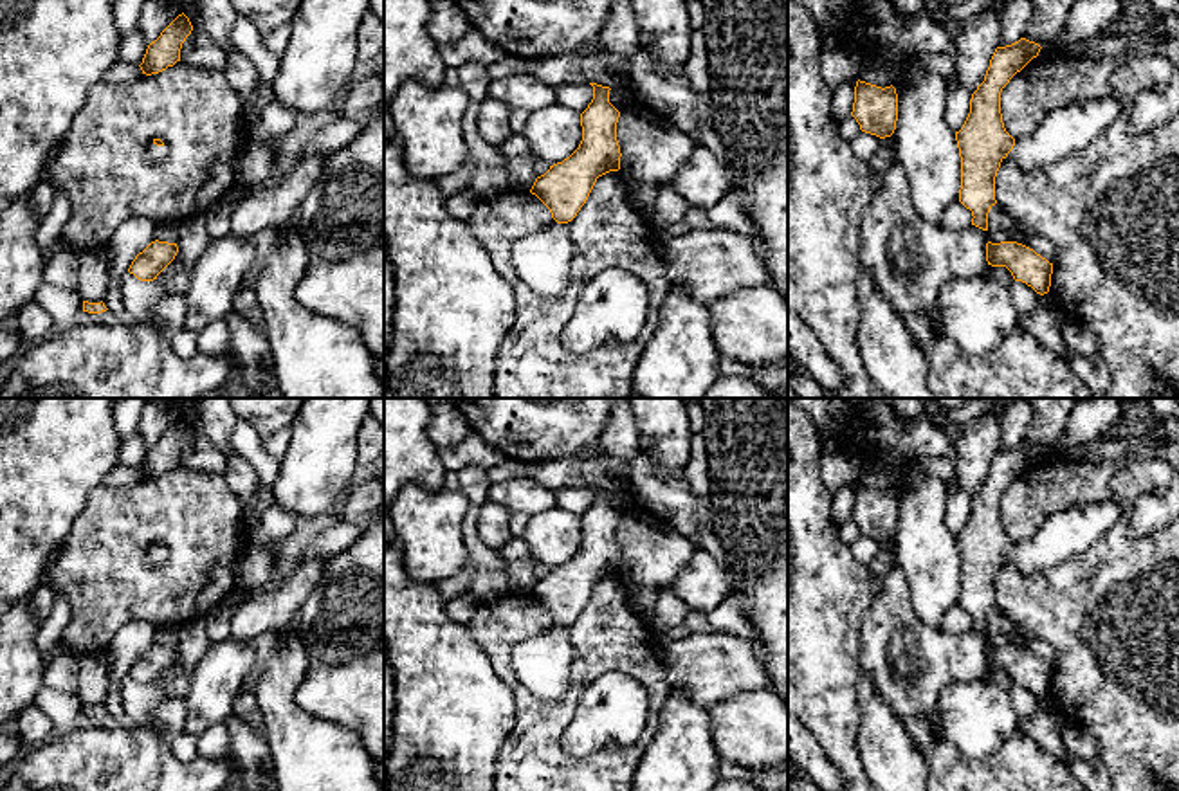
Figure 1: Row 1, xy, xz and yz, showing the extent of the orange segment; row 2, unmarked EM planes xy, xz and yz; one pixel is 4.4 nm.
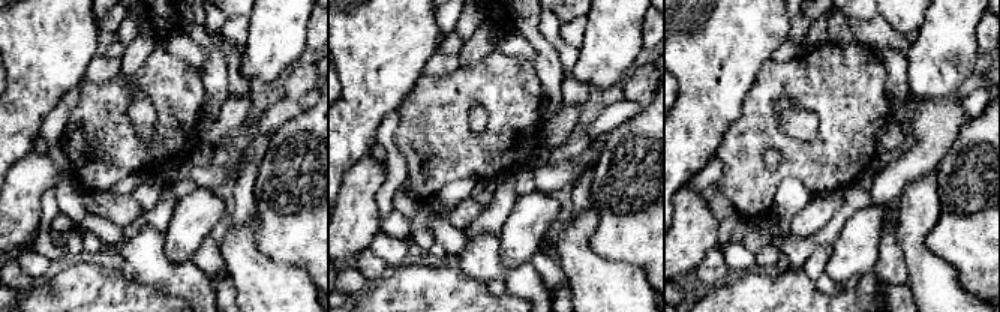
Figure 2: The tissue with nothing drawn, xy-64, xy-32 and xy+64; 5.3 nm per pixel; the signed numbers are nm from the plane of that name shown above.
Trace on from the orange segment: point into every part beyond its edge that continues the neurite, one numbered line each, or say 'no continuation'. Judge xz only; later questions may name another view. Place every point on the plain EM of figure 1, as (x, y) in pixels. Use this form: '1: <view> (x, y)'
1: xz (541, 663)

